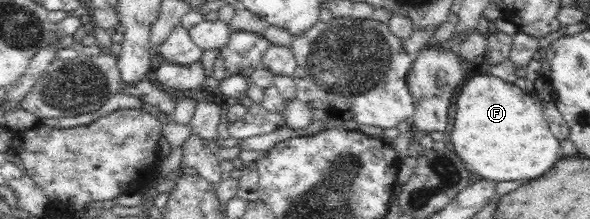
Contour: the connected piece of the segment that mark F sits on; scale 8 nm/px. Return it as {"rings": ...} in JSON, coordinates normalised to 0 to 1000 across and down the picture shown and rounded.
{"rings":[[[819,320],[790,374],[775,466],[763,667],[790,753],[802,804],[817,822],[898,826],[920,804],[953,717],[949,639],[931,589],[919,479],[910,475],[897,425],[888,425],[875,388],[858,379]]]}

